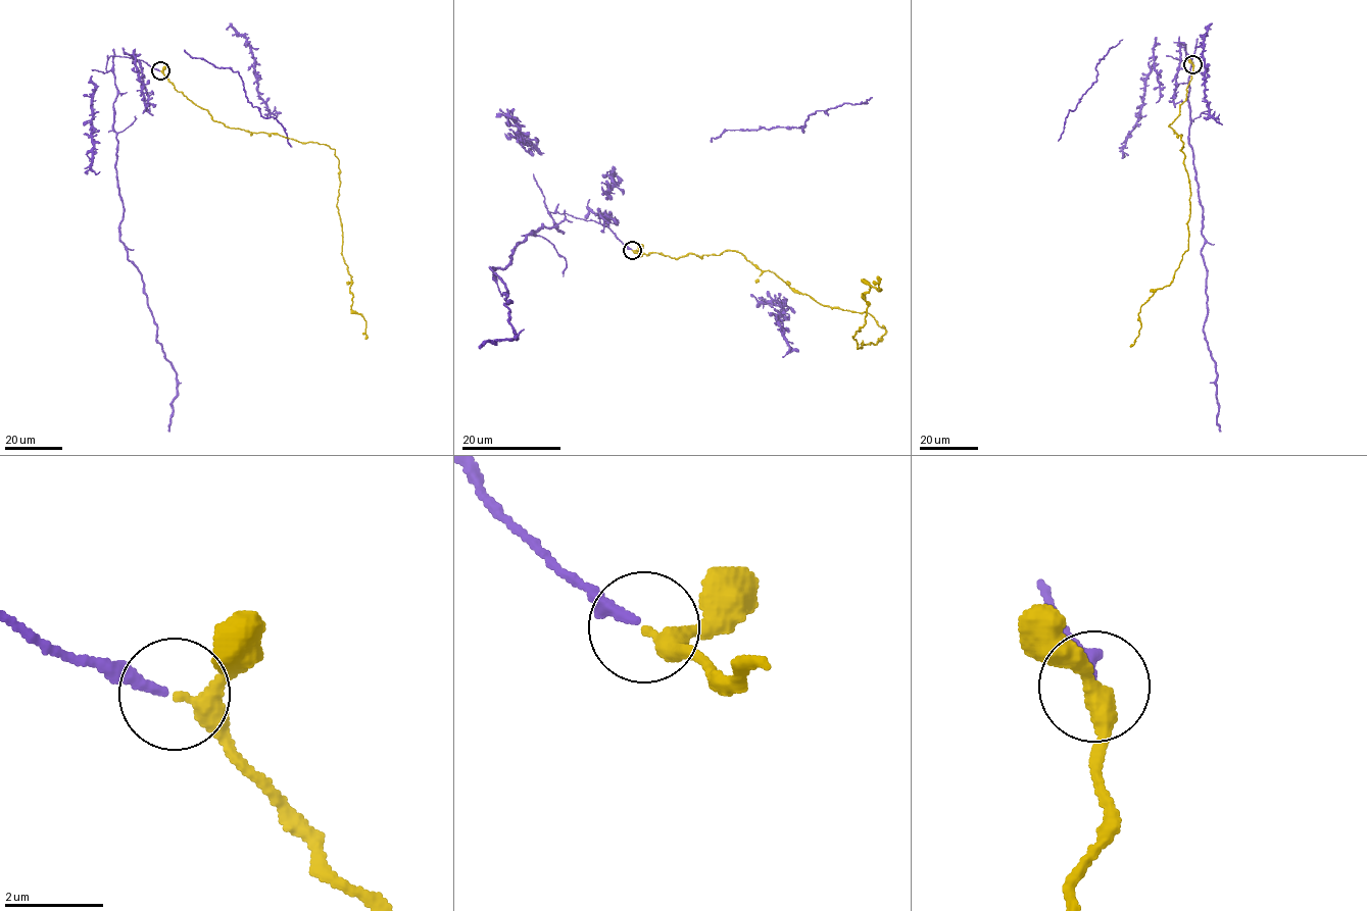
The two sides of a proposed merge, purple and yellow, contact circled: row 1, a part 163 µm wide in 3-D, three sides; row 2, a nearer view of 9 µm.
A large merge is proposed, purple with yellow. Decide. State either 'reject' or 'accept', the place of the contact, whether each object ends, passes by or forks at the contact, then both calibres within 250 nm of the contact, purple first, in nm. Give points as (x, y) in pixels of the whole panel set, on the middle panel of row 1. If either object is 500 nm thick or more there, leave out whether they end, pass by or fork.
accept | (632, 250) | purple ends | yellow passes by | 220/260 nm

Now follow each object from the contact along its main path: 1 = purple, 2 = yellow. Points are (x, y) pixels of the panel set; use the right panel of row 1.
1: (1192, 64), (1185, 44), (1191, 64), (1188, 142), (1207, 270), (1205, 338), (1217, 372), (1221, 431)
2: (1192, 64), (1179, 114), (1168, 125), (1180, 136), (1185, 157), (1188, 249), (1173, 281), (1141, 306), (1130, 347)

